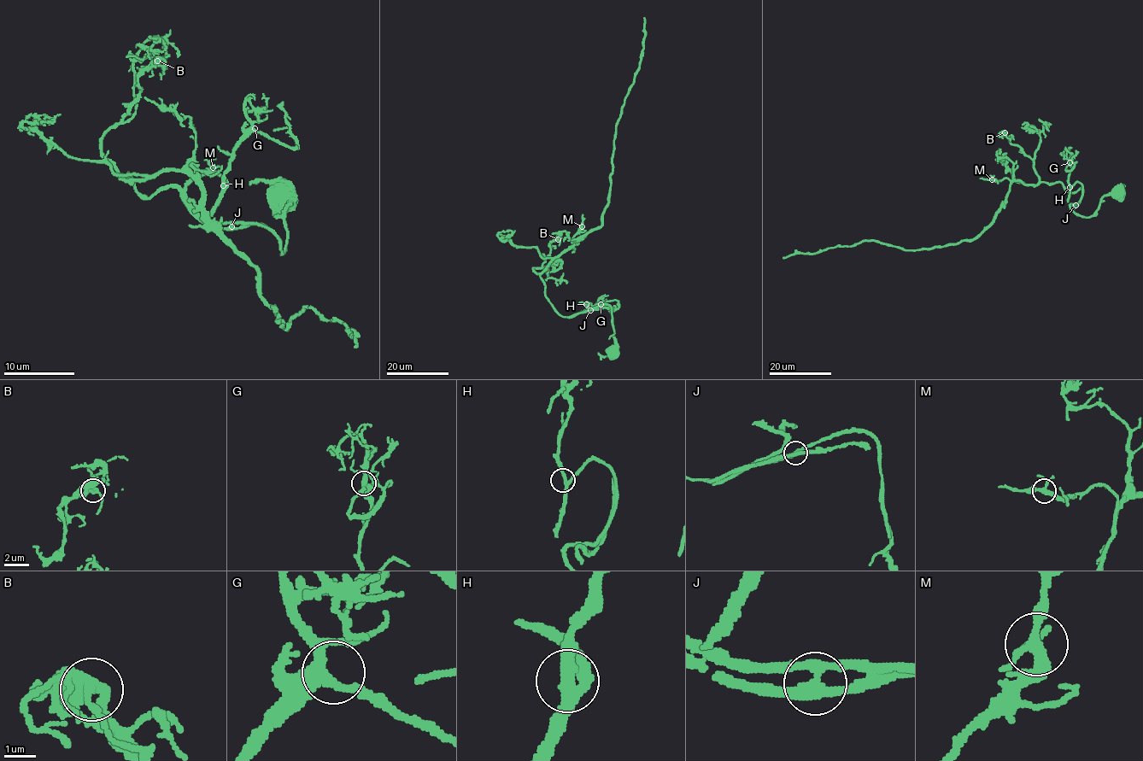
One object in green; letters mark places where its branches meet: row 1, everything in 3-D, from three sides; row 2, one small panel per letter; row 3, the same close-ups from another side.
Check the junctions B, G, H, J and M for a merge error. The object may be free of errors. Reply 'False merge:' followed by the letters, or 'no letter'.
False merge: J

